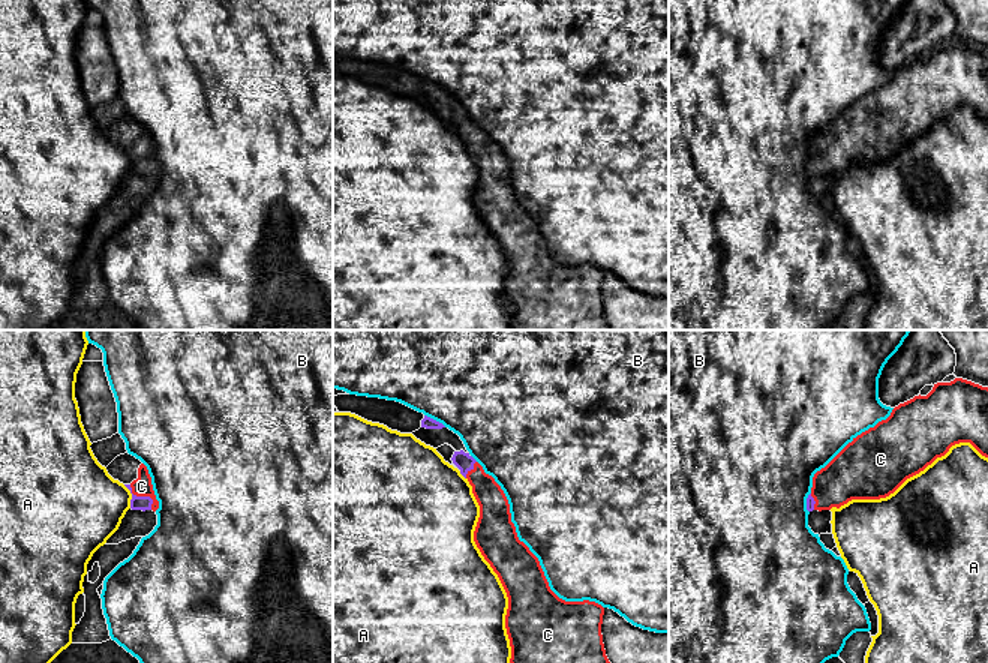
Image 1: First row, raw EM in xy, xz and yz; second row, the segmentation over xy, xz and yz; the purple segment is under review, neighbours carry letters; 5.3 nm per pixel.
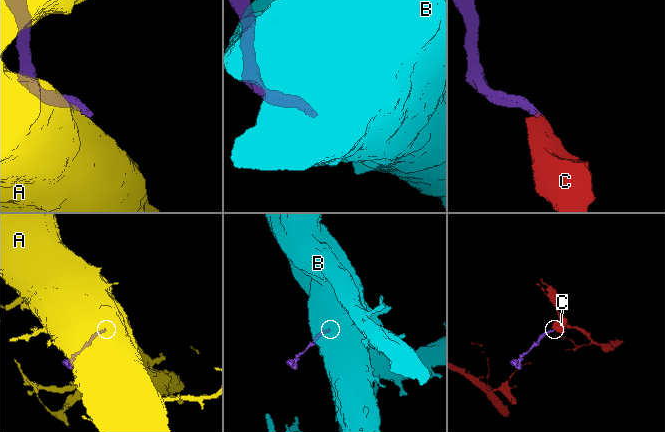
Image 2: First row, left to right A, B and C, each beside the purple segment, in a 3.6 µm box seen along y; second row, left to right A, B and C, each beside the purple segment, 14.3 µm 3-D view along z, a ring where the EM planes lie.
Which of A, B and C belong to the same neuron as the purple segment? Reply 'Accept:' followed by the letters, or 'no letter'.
Accept: C

